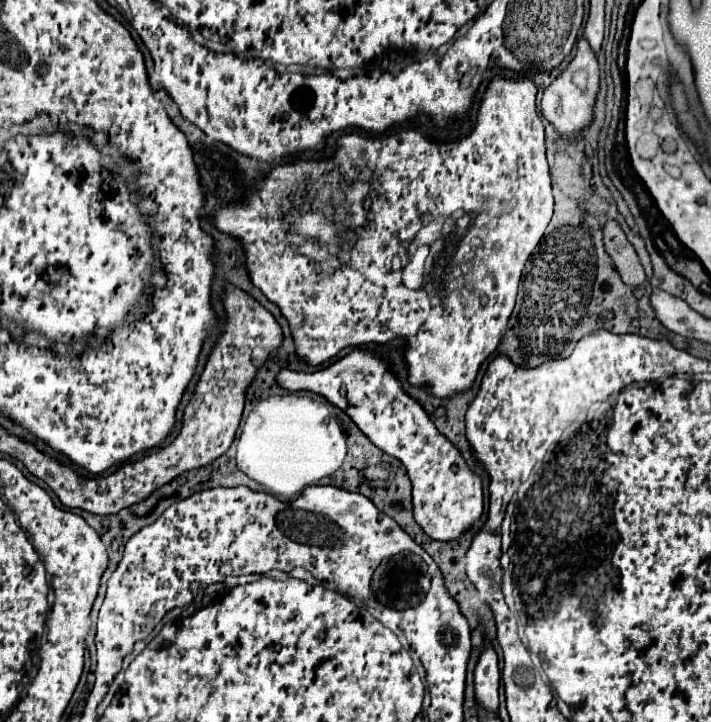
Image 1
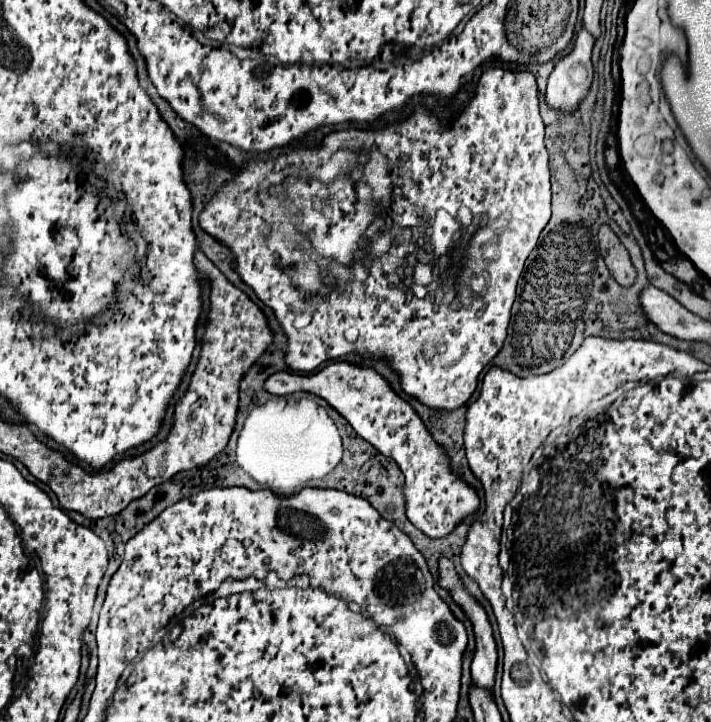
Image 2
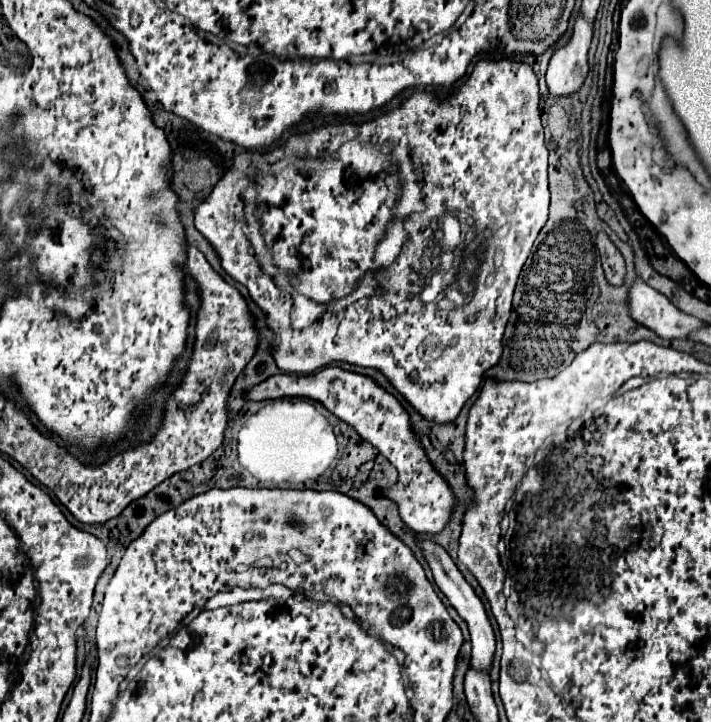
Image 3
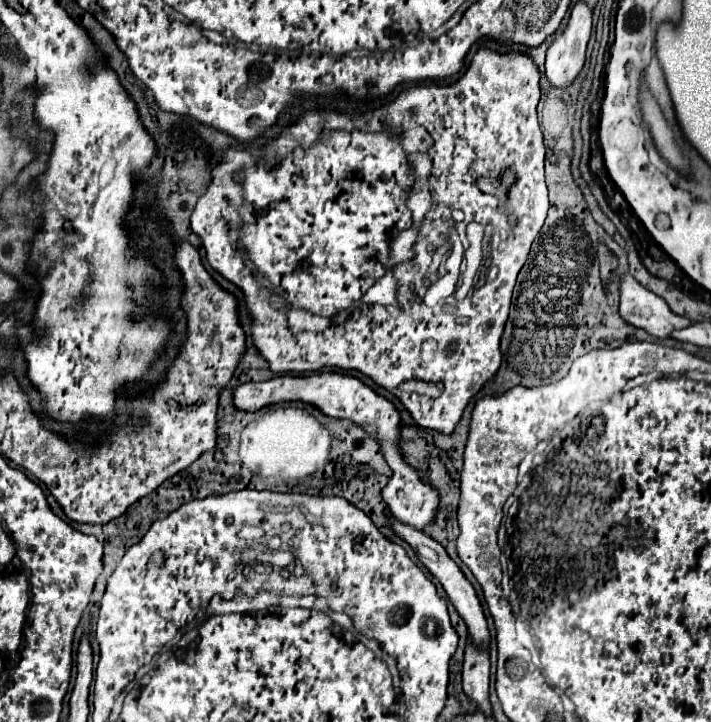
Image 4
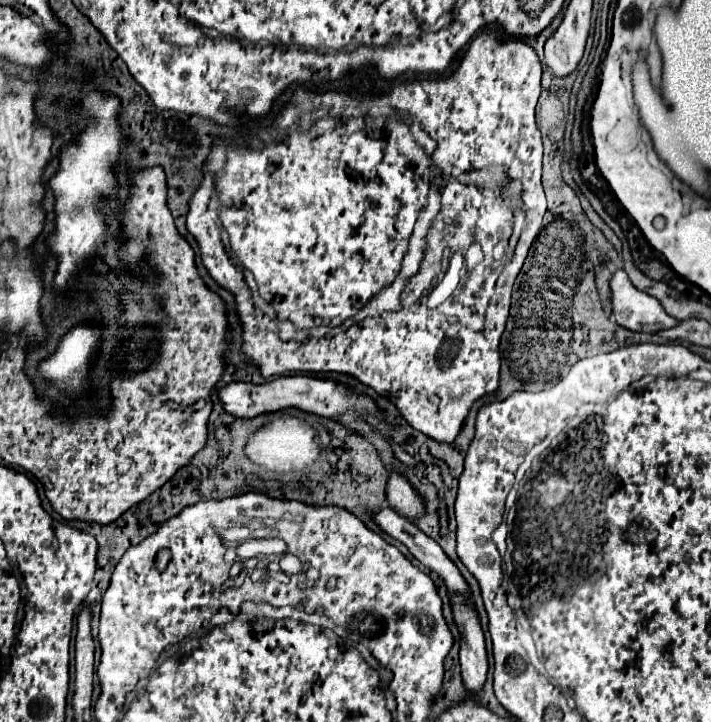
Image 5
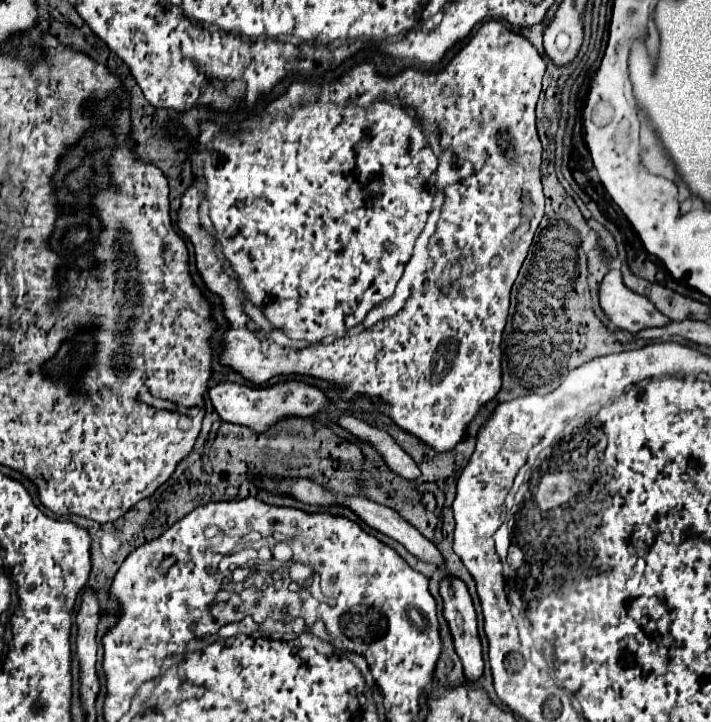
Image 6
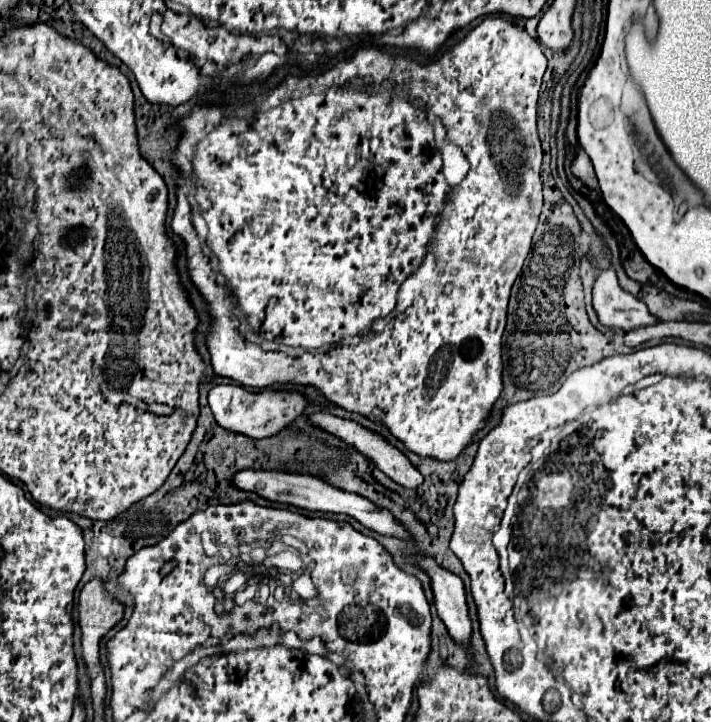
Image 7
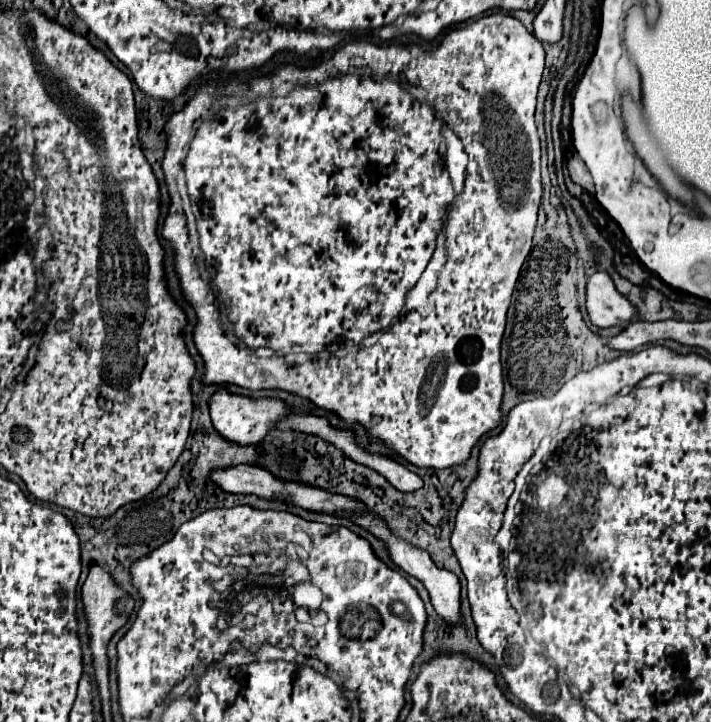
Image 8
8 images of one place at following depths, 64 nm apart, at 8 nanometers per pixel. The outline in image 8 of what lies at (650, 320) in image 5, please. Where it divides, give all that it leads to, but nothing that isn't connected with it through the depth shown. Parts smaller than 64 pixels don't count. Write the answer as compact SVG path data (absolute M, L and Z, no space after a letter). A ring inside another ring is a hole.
M596 272L588 278L586 310L590 320L600 326L620 326L638 318L638 308L616 290L608 272Z

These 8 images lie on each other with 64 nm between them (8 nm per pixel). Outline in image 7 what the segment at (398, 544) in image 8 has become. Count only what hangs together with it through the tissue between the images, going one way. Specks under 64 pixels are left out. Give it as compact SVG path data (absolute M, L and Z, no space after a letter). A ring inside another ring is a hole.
M422 556L420 560L416 560L416 564L422 566L432 578L434 604L452 640L468 650L472 646L472 622L462 580L456 574L440 568L430 556Z

